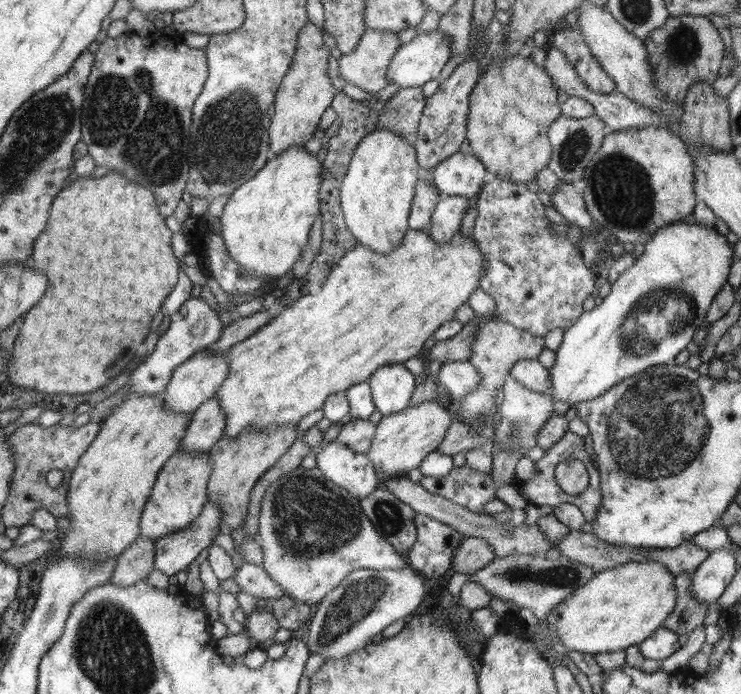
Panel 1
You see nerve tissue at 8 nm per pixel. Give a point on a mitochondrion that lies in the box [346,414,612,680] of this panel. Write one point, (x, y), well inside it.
(559, 575)

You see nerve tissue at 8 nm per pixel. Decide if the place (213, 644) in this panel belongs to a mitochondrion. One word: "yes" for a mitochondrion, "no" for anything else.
no

